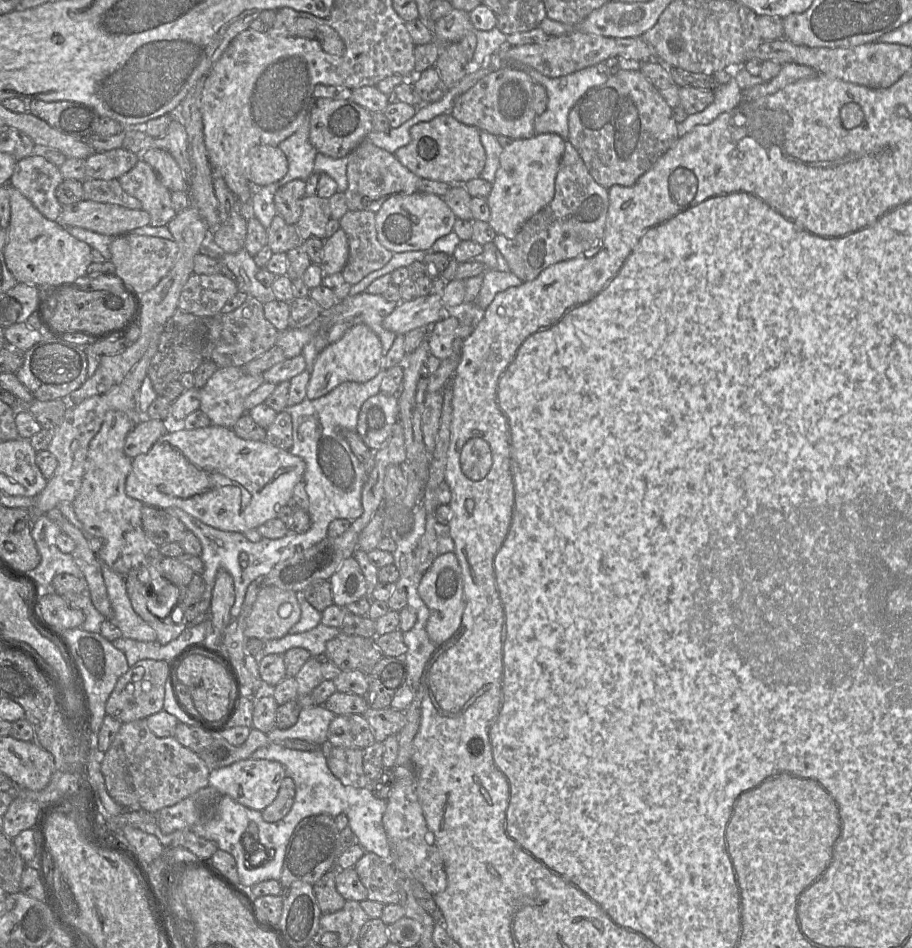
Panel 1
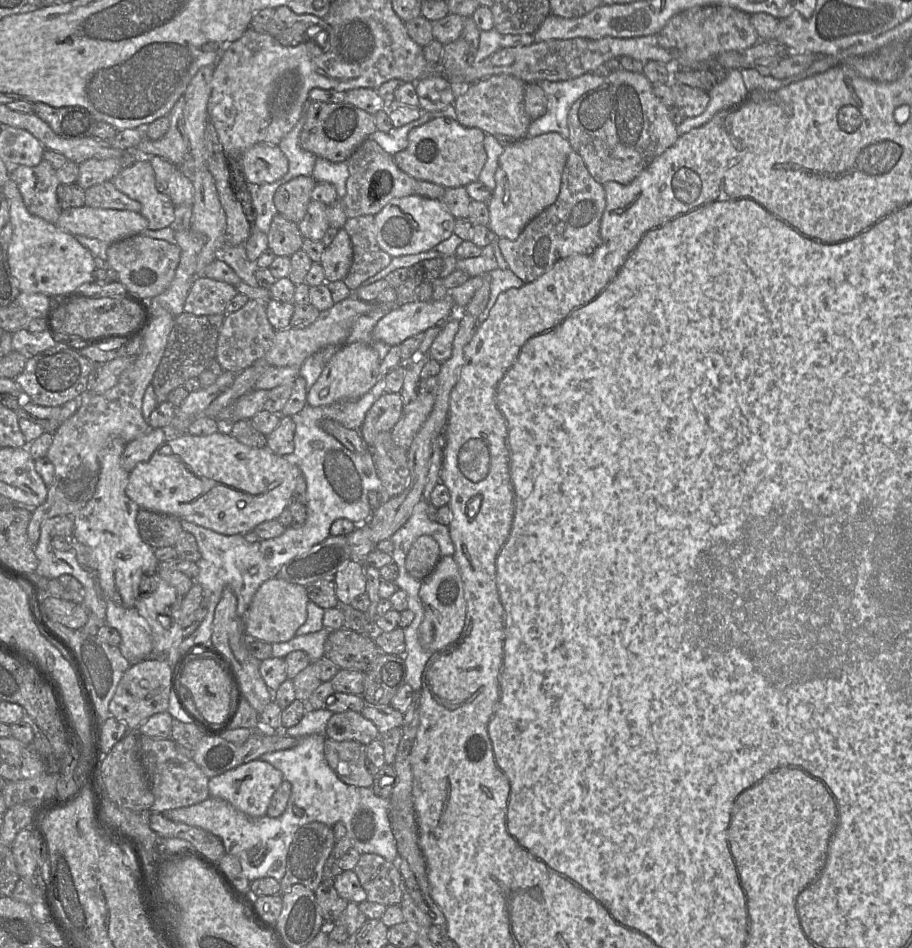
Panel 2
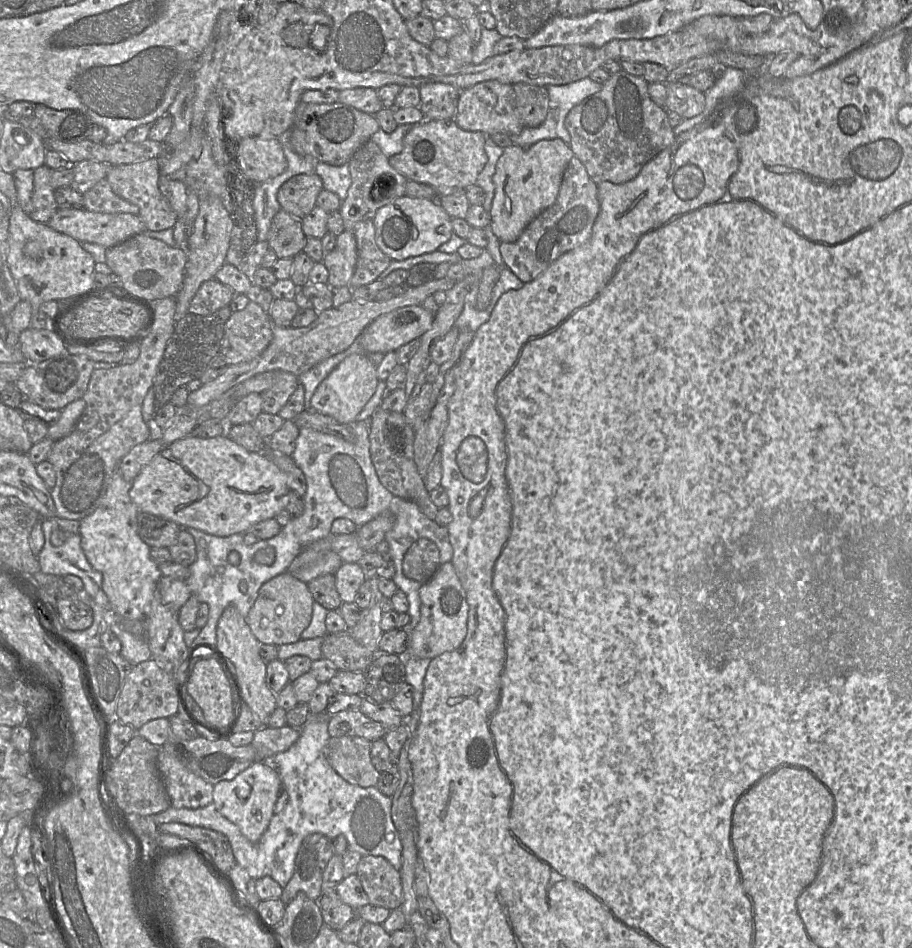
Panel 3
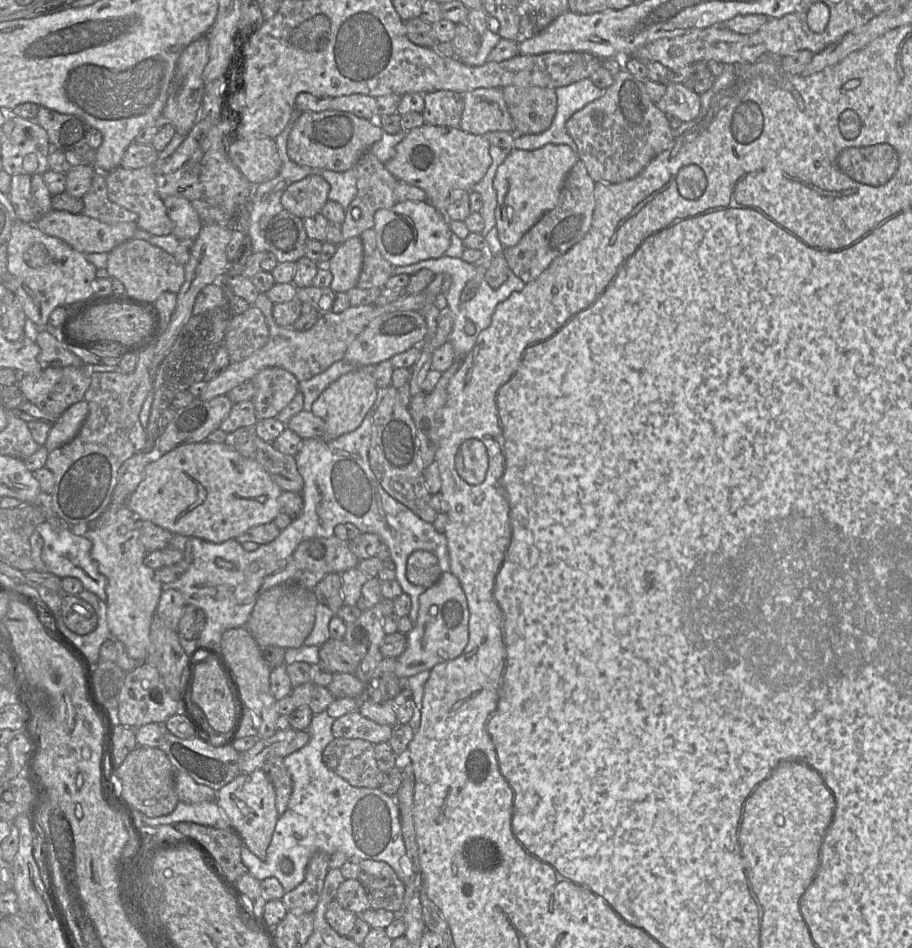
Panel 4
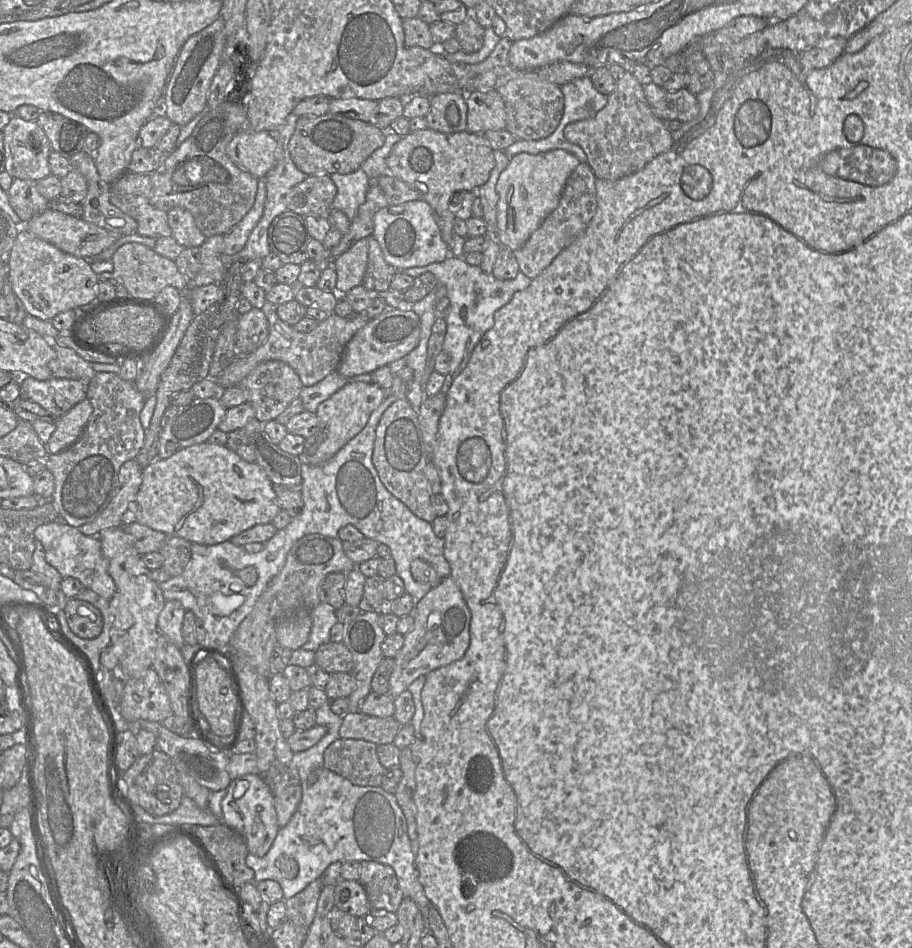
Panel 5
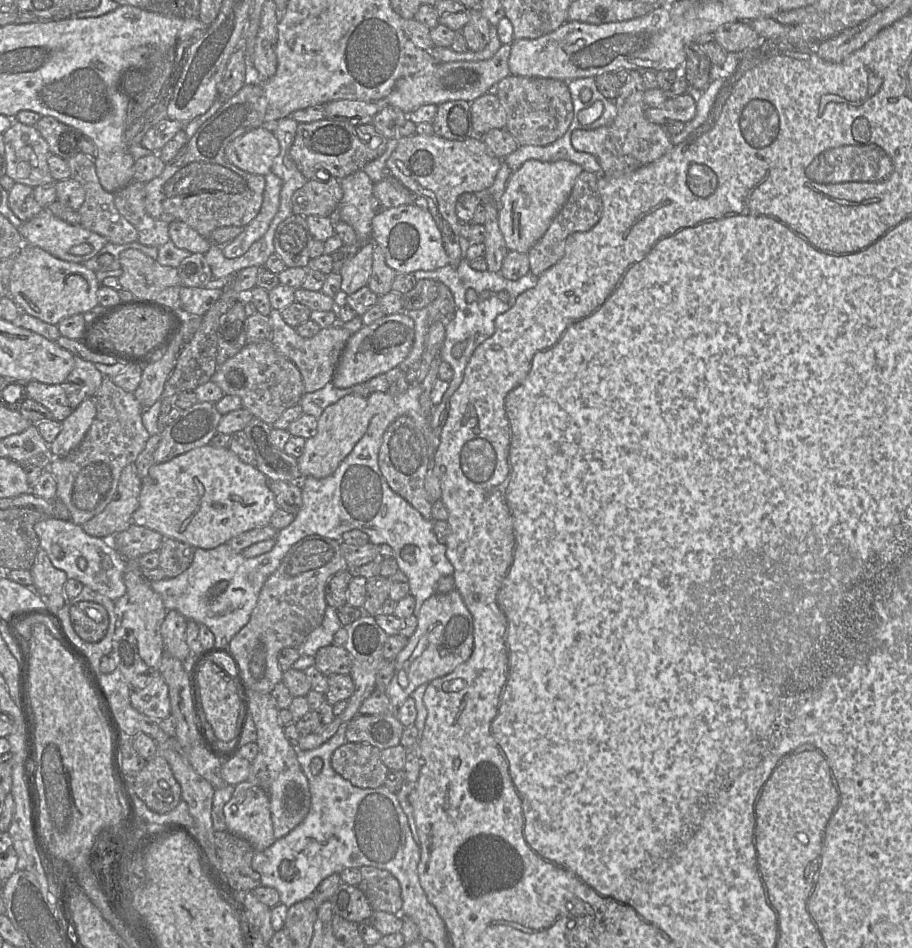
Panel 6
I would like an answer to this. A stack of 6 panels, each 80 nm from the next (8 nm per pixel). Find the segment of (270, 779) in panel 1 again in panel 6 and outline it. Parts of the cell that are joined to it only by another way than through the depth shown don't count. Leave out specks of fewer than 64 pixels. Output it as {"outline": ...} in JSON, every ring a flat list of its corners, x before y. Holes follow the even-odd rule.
{"outline":[[249,781,235,785,223,811,227,830,247,840,256,852,275,843,270,801,260,787]]}

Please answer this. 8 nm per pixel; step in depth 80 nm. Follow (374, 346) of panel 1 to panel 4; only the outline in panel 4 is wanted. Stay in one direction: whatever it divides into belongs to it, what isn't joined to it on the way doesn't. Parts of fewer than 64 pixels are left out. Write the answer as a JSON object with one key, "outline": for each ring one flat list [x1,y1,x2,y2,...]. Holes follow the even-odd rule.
{"outline":[[357,369,342,375,330,384,313,403,311,412,325,422,324,440,334,440,357,429,371,410,379,387,373,376]]}

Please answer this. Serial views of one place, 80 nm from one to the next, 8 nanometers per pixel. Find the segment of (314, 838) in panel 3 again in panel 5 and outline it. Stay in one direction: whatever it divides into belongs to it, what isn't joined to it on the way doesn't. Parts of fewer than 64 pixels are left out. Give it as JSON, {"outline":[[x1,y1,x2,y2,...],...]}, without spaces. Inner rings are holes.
{"outline":[[322,875,312,881,305,889,285,900,286,918,309,928,316,914,317,904,323,888]]}

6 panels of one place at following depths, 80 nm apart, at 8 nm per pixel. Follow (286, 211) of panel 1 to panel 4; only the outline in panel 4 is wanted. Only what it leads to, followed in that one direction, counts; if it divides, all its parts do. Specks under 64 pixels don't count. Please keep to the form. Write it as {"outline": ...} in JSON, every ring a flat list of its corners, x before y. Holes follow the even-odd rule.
{"outline":[[319,173,293,182,281,196,284,210,304,219,321,212,326,204,330,184]]}

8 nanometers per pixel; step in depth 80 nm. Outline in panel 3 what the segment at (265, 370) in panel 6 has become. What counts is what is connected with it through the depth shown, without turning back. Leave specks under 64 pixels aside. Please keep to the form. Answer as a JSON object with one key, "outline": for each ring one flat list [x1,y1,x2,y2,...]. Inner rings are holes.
{"outline":[[274,371,275,383,261,393,262,412,278,414,298,387,298,377,285,371]]}

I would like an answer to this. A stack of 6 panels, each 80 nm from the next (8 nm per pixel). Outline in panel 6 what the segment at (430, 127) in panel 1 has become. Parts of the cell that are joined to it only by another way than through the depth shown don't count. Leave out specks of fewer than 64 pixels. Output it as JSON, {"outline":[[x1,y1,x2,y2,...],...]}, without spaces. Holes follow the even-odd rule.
{"outline":[[414,134,398,138,396,148,386,161,390,175,417,197,426,199,428,210,441,232,449,264,453,266,457,266,463,259,455,208,457,199,465,192,486,192,495,181,501,161,480,138,449,140,435,134]]}

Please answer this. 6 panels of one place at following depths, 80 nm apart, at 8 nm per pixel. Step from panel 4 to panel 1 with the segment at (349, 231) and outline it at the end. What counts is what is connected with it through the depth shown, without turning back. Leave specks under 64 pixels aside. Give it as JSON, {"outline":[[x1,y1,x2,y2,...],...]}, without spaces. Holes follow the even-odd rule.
{"outline":[[364,139,348,157,348,186,344,192,348,210,376,213,390,196,410,195,418,191,420,177,403,166,395,154,377,147,368,139]]}

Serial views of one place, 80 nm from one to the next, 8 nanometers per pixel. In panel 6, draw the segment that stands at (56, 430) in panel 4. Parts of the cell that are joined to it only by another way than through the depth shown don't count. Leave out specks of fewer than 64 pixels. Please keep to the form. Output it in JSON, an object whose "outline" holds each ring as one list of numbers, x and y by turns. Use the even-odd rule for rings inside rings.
{"outline":[[85,399,65,420,61,431,49,445,55,457,69,454,83,441,96,417,96,406,91,399]]}

